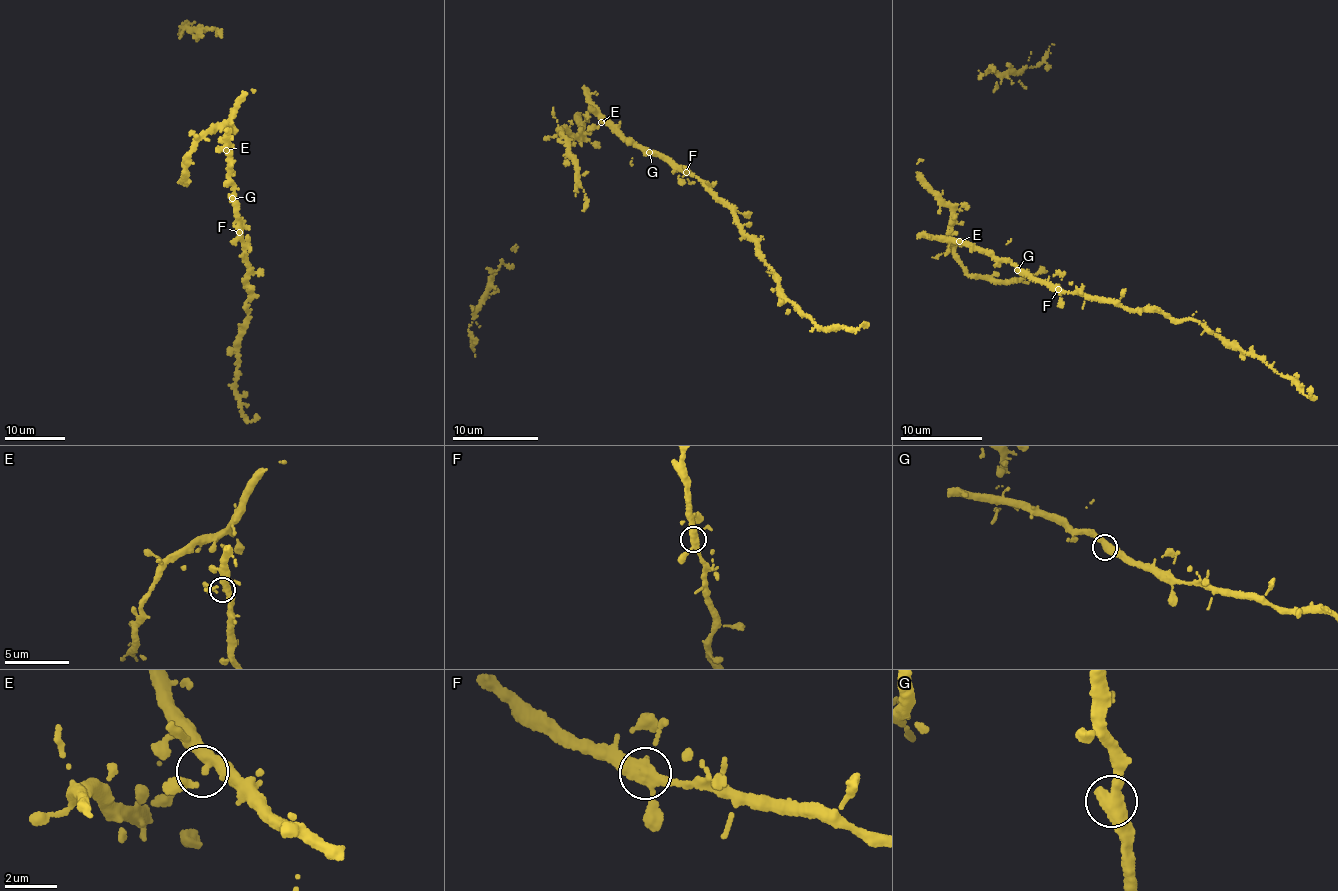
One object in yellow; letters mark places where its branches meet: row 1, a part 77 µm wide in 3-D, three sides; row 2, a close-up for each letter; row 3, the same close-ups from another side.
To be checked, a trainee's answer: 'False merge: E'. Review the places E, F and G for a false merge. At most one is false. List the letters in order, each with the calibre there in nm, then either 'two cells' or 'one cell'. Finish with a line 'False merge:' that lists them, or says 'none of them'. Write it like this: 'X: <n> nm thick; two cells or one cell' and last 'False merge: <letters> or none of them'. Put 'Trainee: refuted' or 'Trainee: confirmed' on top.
Trainee: refuted
E: 280 nm thick; one cell
F: 440 nm thick; one cell
G: 480 nm thick; one cell
False merge: none of them

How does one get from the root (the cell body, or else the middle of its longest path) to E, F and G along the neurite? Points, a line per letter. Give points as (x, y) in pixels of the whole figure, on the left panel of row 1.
E: (231, 163), (226, 150)
F: (231, 163), (228, 171), (239, 232)
G: (231, 163), (228, 171), (234, 190), (232, 198)

